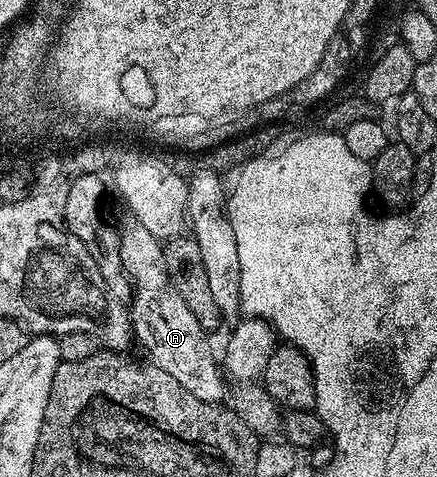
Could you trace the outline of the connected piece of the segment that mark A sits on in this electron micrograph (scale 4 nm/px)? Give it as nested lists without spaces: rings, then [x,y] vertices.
[[[125,214],[120,223],[120,246],[118,252],[121,265],[130,276],[132,293],[130,298],[130,318],[132,334],[137,344],[148,350],[147,358],[160,367],[182,389],[195,392],[202,399],[226,399],[225,378],[222,376],[218,359],[212,356],[212,347],[208,344],[209,332],[198,325],[198,317],[190,313],[186,301],[174,289],[170,277],[164,268],[164,249],[161,240],[155,239],[133,215]]]

